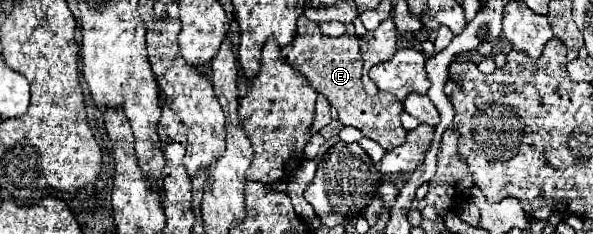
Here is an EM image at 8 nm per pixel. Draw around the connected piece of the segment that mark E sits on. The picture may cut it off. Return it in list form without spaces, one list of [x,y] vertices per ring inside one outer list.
[[[305,16],[297,20],[297,34],[291,44],[281,48],[281,56],[293,70],[301,72],[319,94],[323,94],[331,106],[337,108],[339,120],[343,126],[353,126],[365,132],[369,138],[377,140],[385,150],[391,150],[403,144],[405,128],[401,126],[399,114],[403,112],[403,102],[395,100],[389,92],[379,92],[375,96],[367,96],[361,86],[361,54],[359,54],[359,38],[357,36],[339,36],[329,38],[319,32],[319,26]]]

